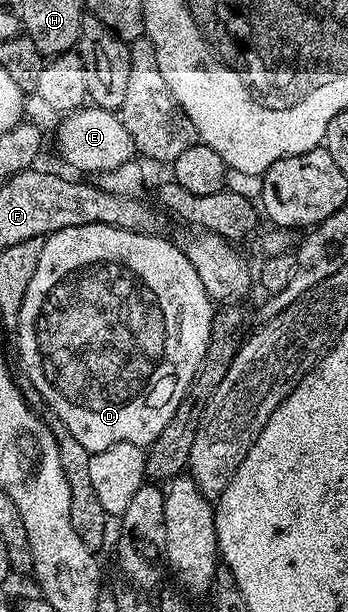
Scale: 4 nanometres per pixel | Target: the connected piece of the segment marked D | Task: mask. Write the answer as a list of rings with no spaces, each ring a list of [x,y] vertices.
[[[102,223],[66,227],[57,233],[49,233],[44,238],[34,279],[30,279],[30,287],[26,287],[26,299],[22,299],[20,314],[16,316],[16,349],[20,352],[20,365],[24,368],[29,383],[40,392],[41,399],[64,424],[63,432],[74,435],[74,439],[78,439],[78,443],[82,443],[90,455],[106,451],[106,447],[114,447],[114,443],[134,443],[147,447],[154,439],[158,439],[158,435],[162,435],[162,427],[170,423],[174,411],[178,411],[178,403],[182,403],[190,383],[196,378],[196,372],[200,370],[200,364],[206,355],[206,347],[210,343],[214,302],[206,295],[206,287],[202,287],[202,279],[198,279],[198,271],[194,271],[194,263],[190,263],[183,248],[160,236],[126,231]]]

